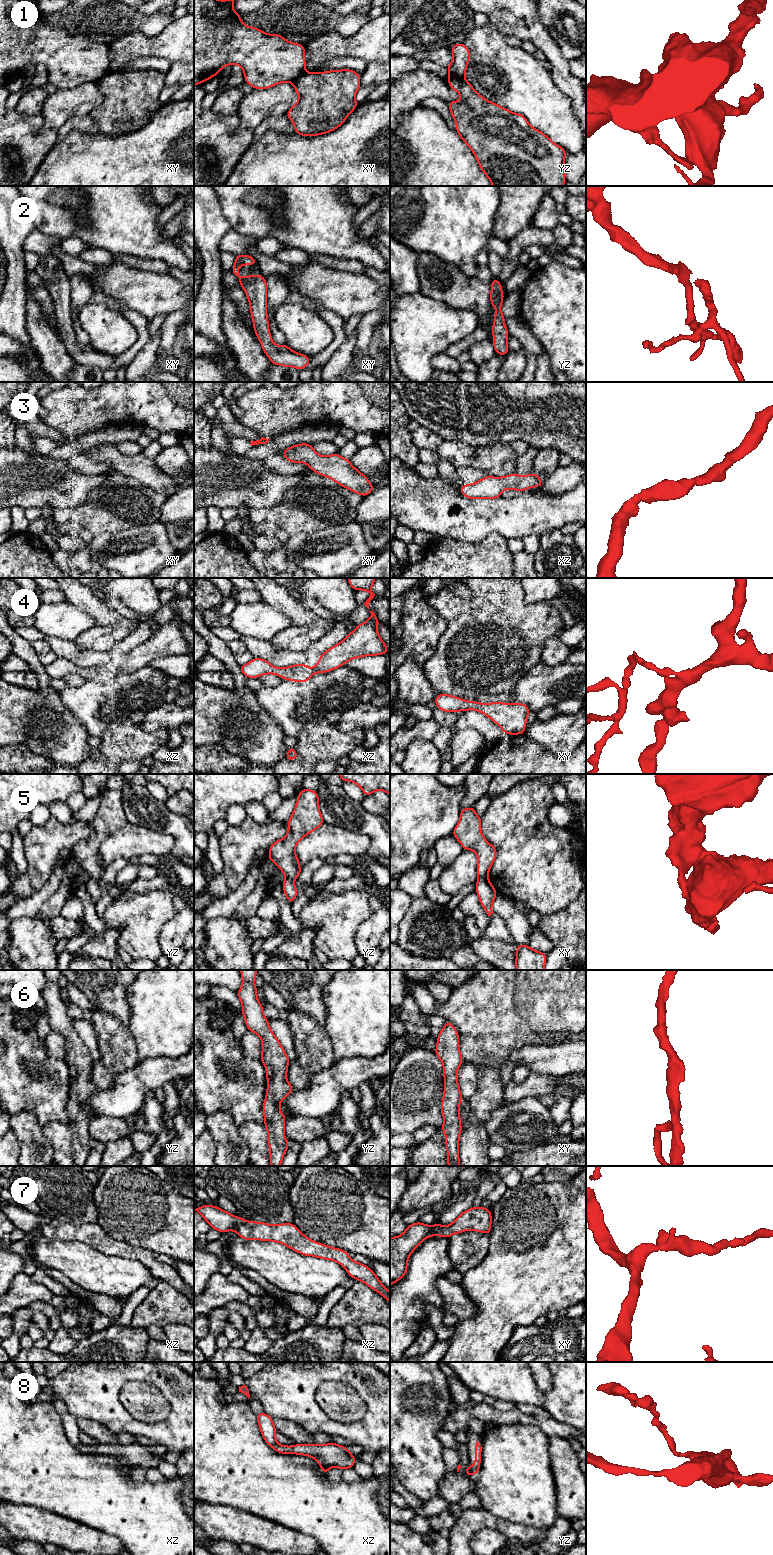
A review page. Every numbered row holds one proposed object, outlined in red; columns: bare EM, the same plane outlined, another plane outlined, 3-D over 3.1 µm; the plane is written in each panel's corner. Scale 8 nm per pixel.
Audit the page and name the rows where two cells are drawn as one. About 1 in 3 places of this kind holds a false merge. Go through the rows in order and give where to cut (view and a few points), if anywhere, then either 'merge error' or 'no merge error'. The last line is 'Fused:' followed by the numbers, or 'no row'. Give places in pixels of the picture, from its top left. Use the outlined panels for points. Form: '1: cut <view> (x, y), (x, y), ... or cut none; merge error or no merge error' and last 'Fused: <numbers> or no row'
1: cut yz (450, 75), (463, 77); merge error
2: cut none; no merge error
3: cut none; no merge error
4: cut none; no merge error
5: cut xy (486, 876), (478, 878); merge error
6: cut none; no merge error
7: cut none; no merge error
8: cut none; no merge error
Fused: 1, 5

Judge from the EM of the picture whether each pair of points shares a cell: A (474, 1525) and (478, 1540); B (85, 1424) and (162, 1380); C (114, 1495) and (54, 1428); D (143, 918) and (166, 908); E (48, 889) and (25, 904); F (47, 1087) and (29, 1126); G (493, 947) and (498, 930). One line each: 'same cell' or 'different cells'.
A: different cells
B: different cells
C: same cell
D: same cell
E: same cell
F: different cells
G: different cells

